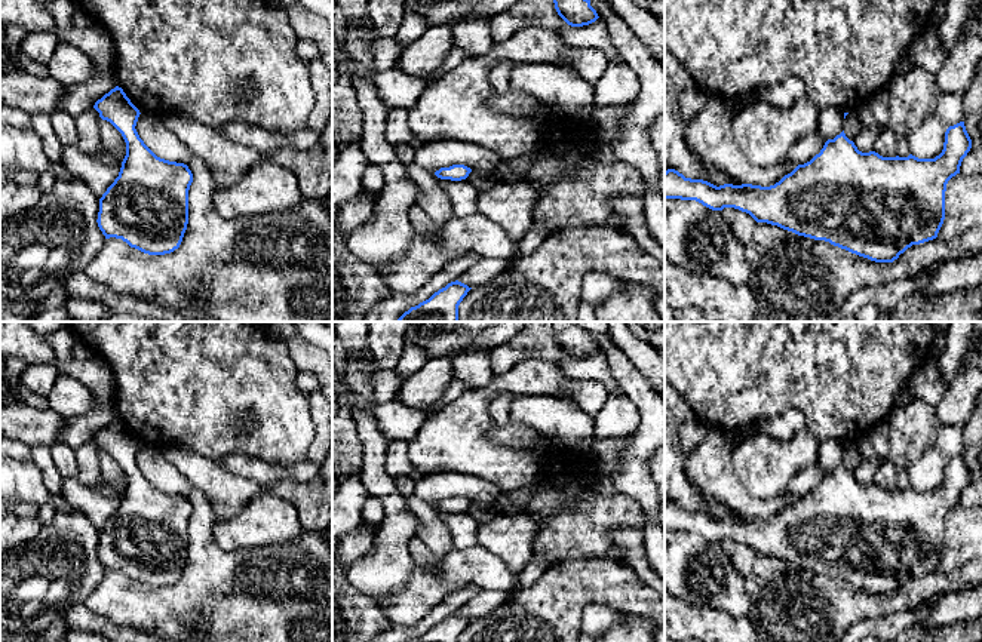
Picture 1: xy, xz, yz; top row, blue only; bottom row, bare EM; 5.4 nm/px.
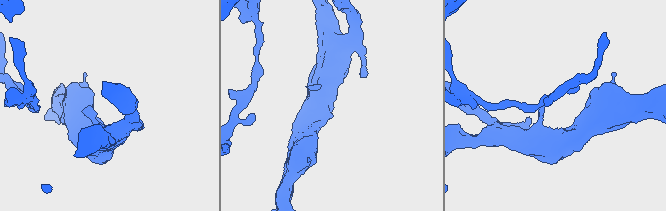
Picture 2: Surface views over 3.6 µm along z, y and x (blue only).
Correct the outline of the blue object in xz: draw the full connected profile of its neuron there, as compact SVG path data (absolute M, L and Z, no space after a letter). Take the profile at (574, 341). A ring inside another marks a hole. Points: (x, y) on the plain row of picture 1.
M553 322L553 335L558 347L571 359L589 357L599 350L590 332L573 322Z

